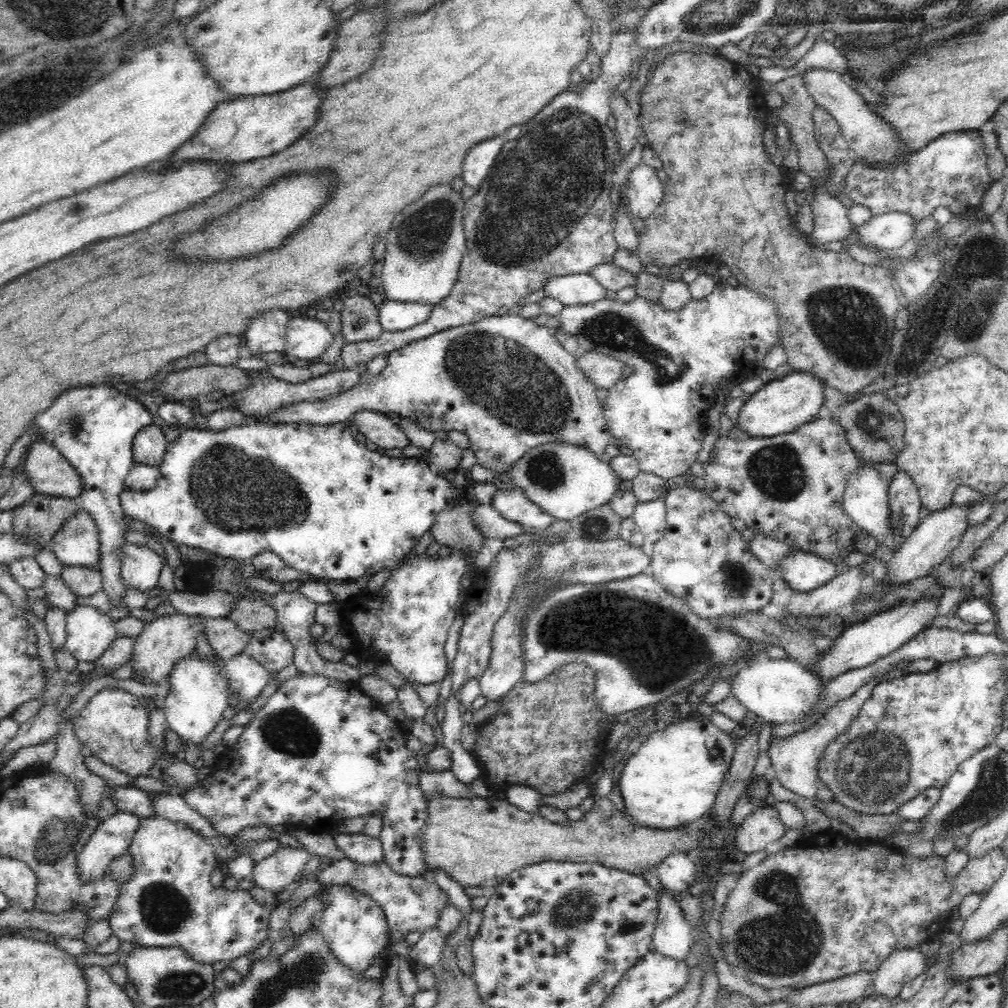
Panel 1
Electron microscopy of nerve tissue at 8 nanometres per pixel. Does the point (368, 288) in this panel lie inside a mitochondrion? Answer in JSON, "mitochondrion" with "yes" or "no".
{"mitochondrion":"no"}

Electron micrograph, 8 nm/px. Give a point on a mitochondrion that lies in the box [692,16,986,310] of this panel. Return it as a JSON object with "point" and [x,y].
{"point":[866,72]}

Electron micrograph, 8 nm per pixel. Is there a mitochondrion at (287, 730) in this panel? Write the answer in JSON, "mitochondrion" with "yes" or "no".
{"mitochondrion":"yes"}

